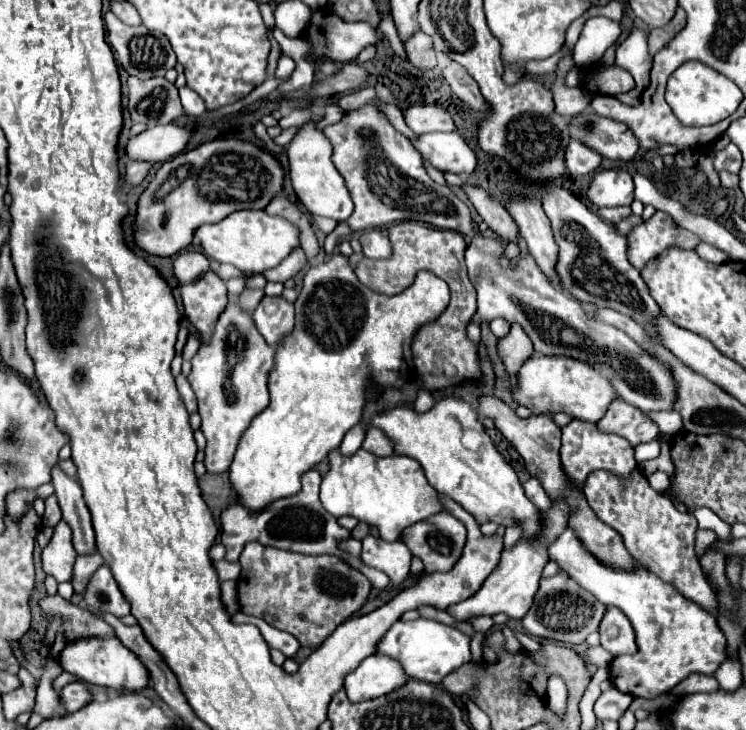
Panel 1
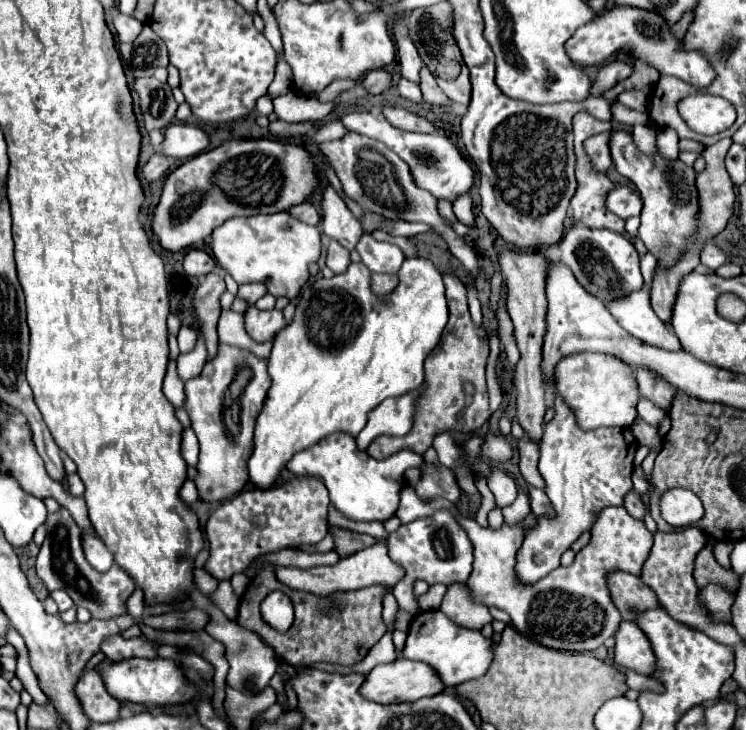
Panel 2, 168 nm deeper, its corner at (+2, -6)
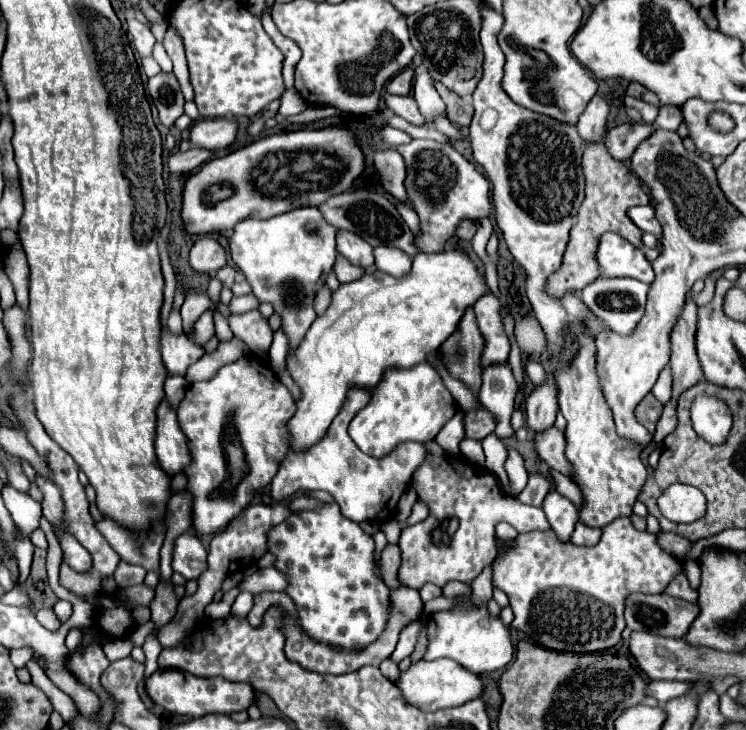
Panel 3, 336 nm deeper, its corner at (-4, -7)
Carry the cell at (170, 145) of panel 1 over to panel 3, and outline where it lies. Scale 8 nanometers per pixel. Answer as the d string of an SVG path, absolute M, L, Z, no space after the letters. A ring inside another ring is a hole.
M234 118L200 120L190 128L190 142L212 152L228 148L238 132L238 122Z

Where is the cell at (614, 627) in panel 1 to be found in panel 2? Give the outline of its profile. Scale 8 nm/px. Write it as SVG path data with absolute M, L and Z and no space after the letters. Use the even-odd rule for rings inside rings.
M622 621L614 633L614 661L624 669L632 669L640 675L654 671L654 653L646 635L632 621Z

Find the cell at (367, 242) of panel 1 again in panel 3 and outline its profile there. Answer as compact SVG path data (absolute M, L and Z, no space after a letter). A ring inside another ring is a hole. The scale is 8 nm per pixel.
M378 246L378 248L374 248L374 256L376 256L376 268L390 274L390 276L400 278L406 272L410 272L412 260L410 260L410 256L406 256L398 248Z

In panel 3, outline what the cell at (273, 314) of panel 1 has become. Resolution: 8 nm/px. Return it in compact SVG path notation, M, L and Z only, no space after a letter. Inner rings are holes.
M250 310L244 314L232 314L228 316L228 324L234 336L240 338L252 352L264 354L270 350L272 330L268 326L268 320L258 310Z

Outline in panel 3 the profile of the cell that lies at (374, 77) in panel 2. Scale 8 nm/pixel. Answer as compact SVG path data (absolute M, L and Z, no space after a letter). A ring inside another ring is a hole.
M412 66L404 68L398 76L394 76L394 78L390 80L390 84L386 86L386 92L388 92L388 94L402 94L402 96L410 94L414 76L416 76L416 72L414 72L414 68L412 68Z

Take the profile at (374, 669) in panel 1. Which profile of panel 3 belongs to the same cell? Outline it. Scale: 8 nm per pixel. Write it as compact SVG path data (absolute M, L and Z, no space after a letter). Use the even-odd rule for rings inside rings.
M438 658L438 660L420 660L410 666L410 670L400 674L400 680L396 684L402 692L402 696L416 708L422 708L424 712L434 712L440 708L454 708L458 704L466 704L470 700L480 698L484 690L484 680L480 674L474 674L460 664L456 664L450 658Z

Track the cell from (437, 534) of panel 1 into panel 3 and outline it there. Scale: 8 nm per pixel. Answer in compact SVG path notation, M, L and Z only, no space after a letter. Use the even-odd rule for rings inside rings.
M434 440L424 446L426 460L414 472L412 488L416 490L418 500L428 506L428 518L404 528L398 542L402 550L398 576L406 586L420 590L428 582L444 586L450 580L474 580L482 568L496 558L494 526L498 522L510 522L518 532L550 528L542 508L526 506L516 498L510 498L500 488L498 478L484 466L476 466L466 458L446 452Z

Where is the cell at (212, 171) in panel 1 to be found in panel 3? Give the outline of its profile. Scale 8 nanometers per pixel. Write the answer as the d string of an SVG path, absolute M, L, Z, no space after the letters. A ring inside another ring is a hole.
M328 126L318 130L294 130L284 134L272 134L254 140L252 144L230 152L228 156L210 160L202 166L200 172L188 178L184 190L184 208L182 220L186 232L190 234L212 234L212 232L228 232L240 220L246 218L272 218L294 208L302 206L318 206L326 202L330 196L338 196L346 192L356 178L366 170L364 152L356 140L356 134L346 126ZM222 190L230 190L224 194Z

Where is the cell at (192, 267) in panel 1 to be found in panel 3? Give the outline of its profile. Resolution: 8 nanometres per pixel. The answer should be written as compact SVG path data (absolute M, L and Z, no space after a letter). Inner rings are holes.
M200 236L190 250L190 266L202 274L214 274L226 266L226 250L210 236Z

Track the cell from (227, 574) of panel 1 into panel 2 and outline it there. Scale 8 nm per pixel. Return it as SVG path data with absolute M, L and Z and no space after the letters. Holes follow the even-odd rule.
M196 569L194 571L194 579L196 579L196 587L206 595L206 597L210 597L216 589L218 589L218 579L216 577L212 577L206 569Z

